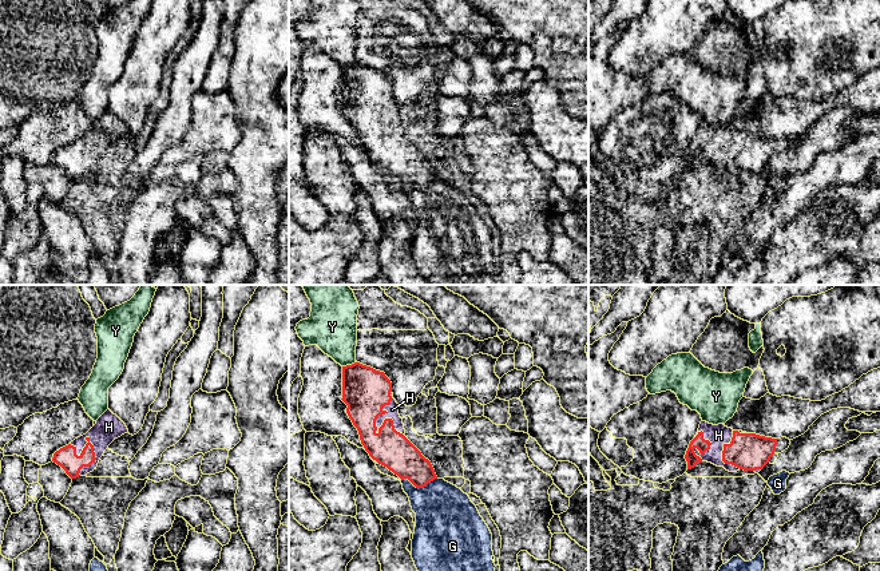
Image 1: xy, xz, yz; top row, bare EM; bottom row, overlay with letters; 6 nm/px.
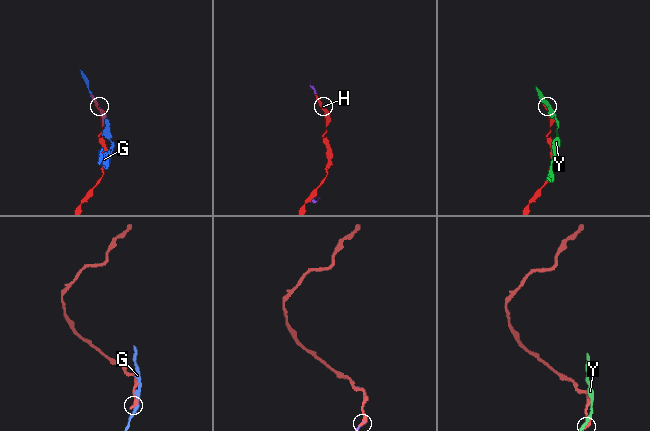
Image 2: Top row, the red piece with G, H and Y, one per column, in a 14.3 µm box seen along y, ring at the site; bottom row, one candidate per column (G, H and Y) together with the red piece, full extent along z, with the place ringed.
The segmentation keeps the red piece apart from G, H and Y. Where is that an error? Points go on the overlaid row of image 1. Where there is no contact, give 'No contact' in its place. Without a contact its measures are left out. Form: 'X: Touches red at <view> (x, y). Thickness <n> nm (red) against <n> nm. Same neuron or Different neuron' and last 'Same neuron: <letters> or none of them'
G: Touches red at xz (419, 487). Thickness 220 nm (red) against 360 nm. Different neuron
H: Touches red at xz (375, 424). Thickness 280 nm (red) against 70 nm. Same neuron
Y: Touches red at xz (349, 365). Thickness 280 nm (red) against 280 nm. Different neuron
Same neuron: H

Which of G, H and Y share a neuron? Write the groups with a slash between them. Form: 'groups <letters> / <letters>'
groups G / H / Y

